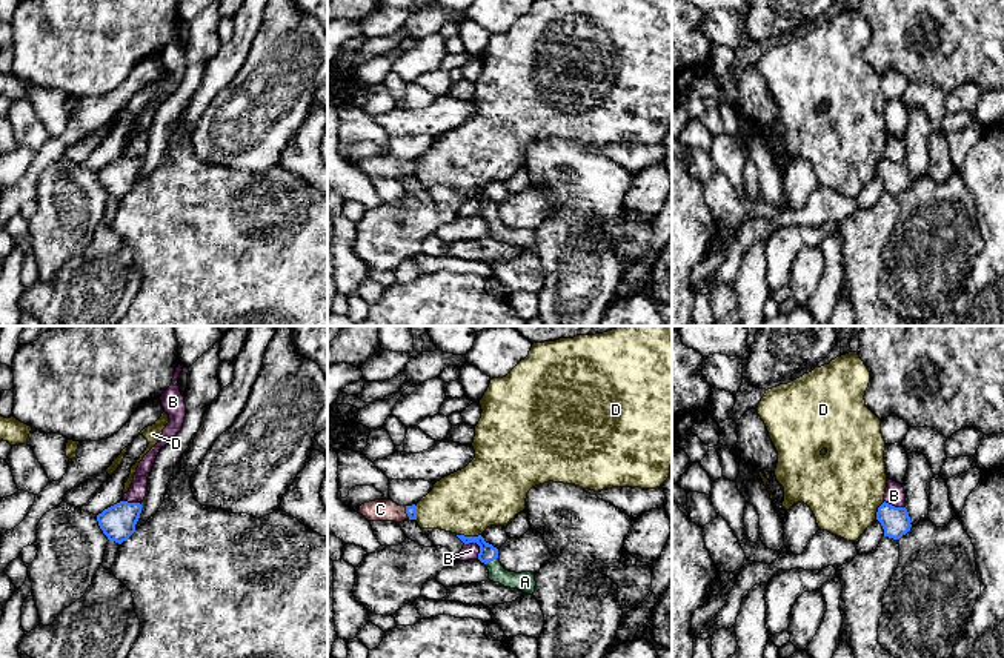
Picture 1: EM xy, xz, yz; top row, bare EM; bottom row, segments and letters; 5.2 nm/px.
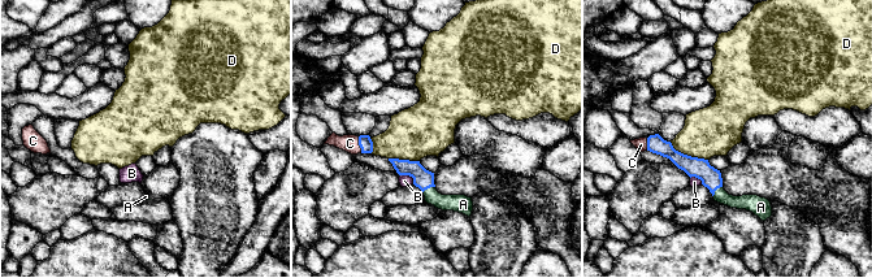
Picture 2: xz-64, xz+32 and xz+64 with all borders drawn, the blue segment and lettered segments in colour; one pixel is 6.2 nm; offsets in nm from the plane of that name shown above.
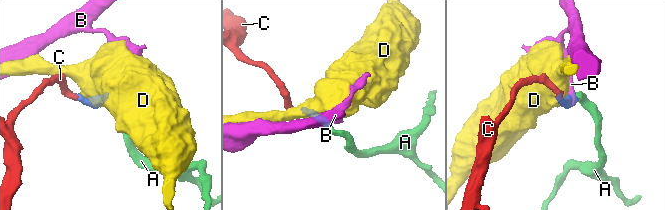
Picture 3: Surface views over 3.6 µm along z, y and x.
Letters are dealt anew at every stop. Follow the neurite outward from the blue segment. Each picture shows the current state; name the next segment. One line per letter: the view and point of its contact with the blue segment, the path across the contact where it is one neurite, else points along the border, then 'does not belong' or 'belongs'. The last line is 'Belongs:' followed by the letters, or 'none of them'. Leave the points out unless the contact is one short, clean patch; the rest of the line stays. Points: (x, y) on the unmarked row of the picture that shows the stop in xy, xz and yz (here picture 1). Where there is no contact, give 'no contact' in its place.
A: xz (491, 216) | across xz (488, 208), (491, 216), (506, 234), (525, 237) | belongs
B: xz (477, 199) | along xz (465, 199), (475, 199), (478, 202), (478, 212) | does not belong
C: xz (406, 168) | across xz (411, 166), (406, 168), (380, 165) | belongs
D: xz (469, 192) | along xz (457, 189), (480, 191) | does not belong
Belongs: A, C

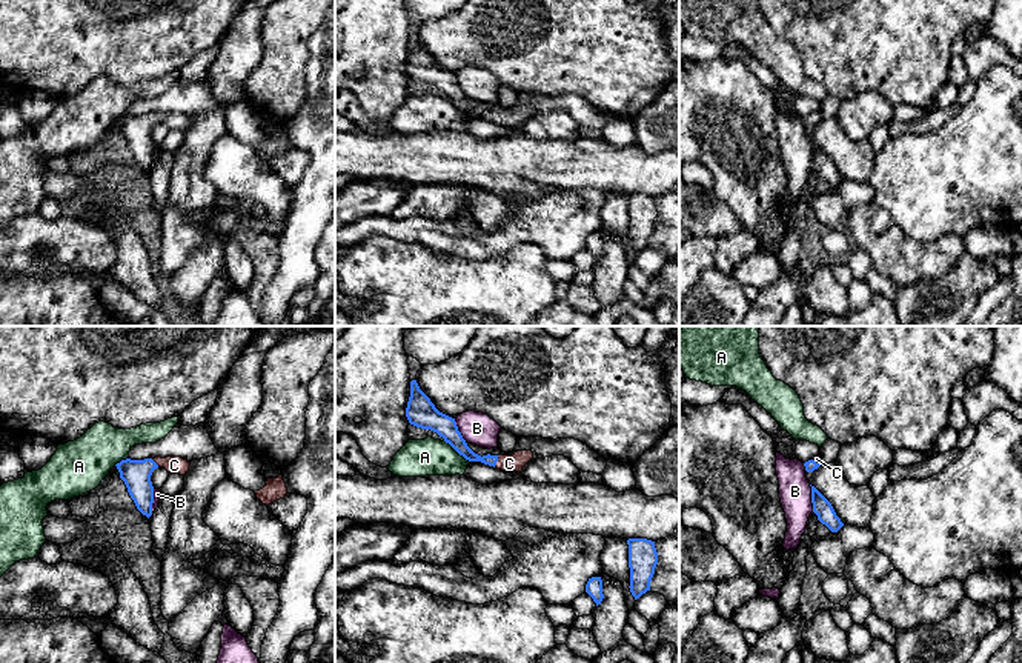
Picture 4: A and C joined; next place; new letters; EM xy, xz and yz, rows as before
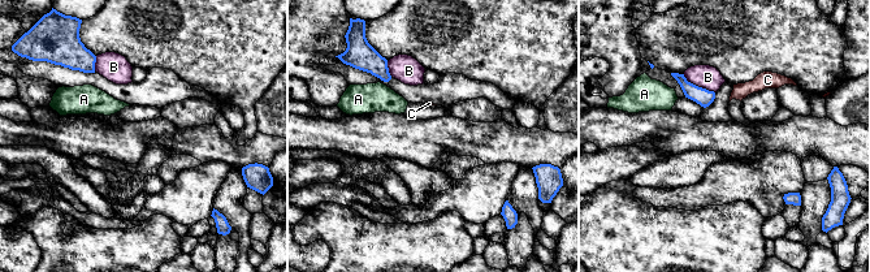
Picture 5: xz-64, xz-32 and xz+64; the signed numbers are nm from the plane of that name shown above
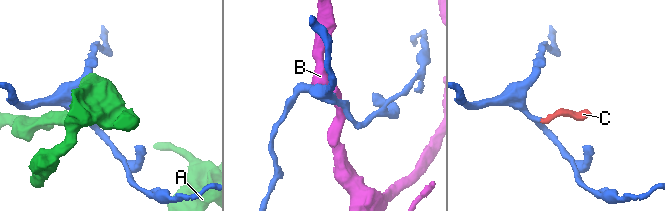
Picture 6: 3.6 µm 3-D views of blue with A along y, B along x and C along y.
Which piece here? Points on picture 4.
A: xz (457, 106) | along xz (444, 96), (469, 117) | does not belong
B: yz (812, 154) | does not belong
C: xz (497, 116) | across xz (455, 94), (472, 113), (497, 116), (509, 119) | belongs
Belongs: C

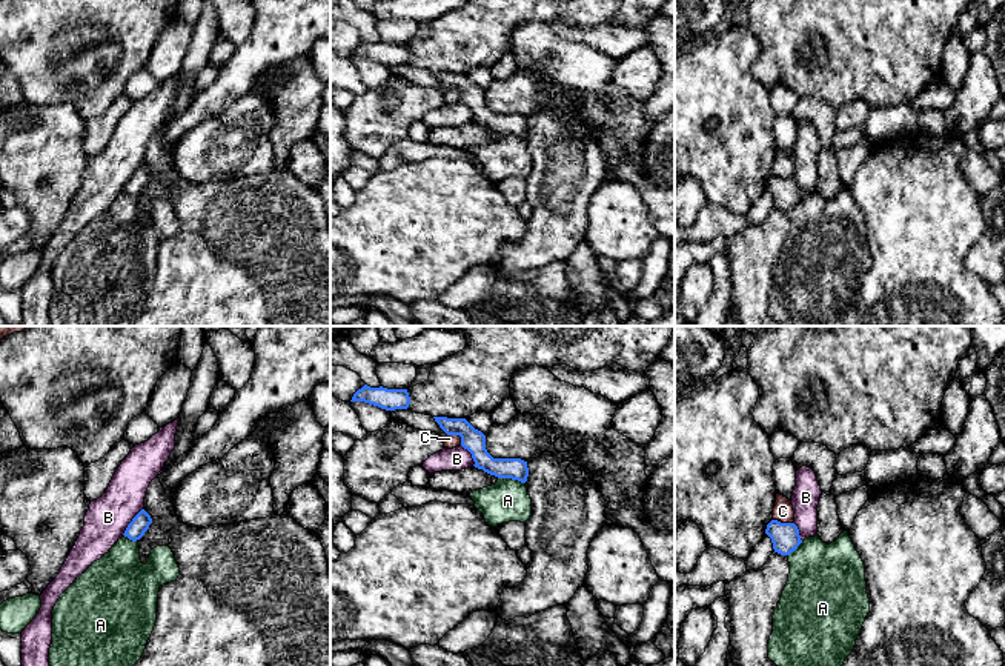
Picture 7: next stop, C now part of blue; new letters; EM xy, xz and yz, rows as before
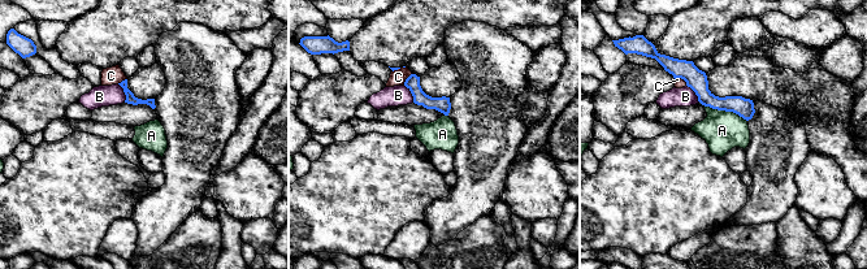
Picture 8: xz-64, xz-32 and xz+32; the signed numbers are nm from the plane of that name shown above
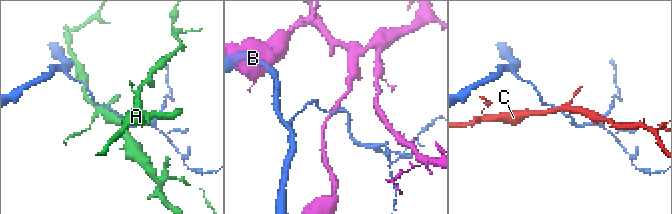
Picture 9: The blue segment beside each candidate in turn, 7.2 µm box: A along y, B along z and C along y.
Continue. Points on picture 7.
A: xz (512, 134) | does not belong
B: xy (131, 177) | along xy (142, 163), (122, 189) | does not belong
C: xz (458, 89) | along xz (447, 89), (457, 89), (461, 100) | does not belong
Belongs: none of them

